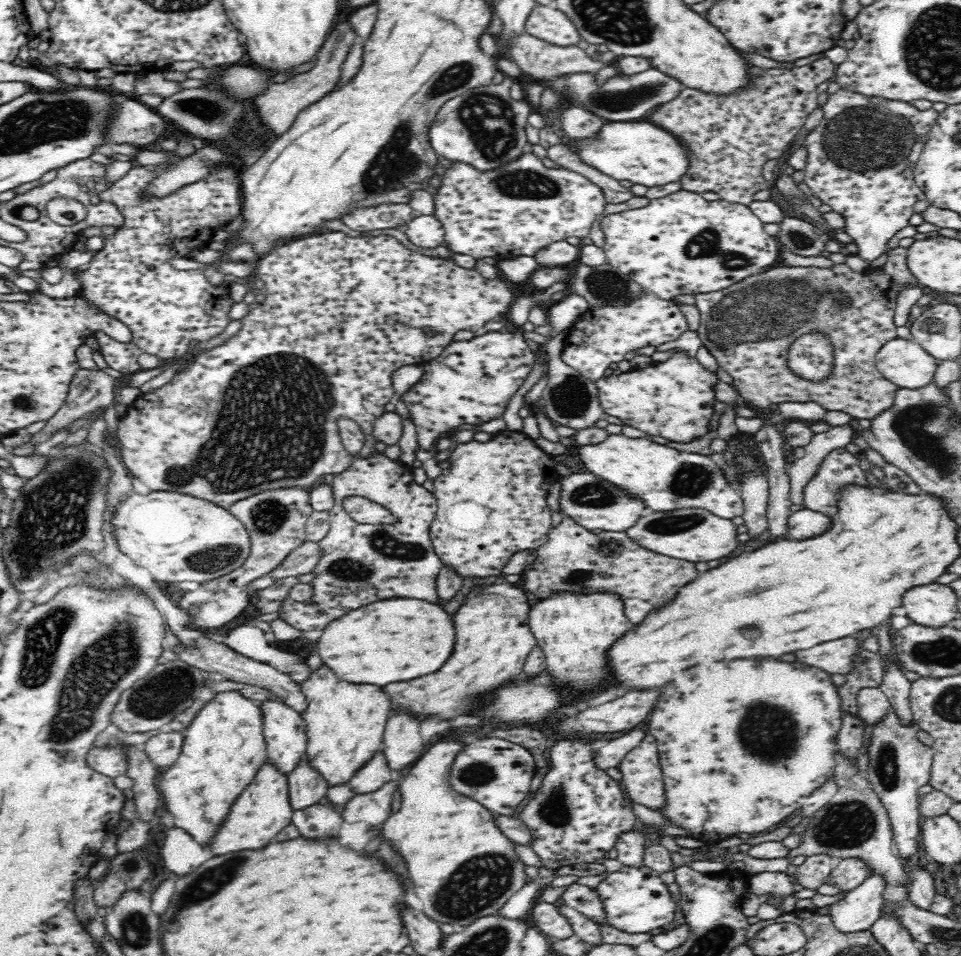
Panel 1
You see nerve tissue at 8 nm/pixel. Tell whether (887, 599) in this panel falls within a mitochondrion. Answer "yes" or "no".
no

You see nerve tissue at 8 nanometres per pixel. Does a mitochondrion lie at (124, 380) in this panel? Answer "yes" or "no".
no

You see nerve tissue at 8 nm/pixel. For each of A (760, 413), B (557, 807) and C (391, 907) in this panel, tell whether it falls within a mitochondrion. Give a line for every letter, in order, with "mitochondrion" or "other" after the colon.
A: other
B: mitochondrion
C: other

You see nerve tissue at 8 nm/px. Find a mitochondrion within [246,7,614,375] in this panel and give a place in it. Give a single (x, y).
(488, 119)

